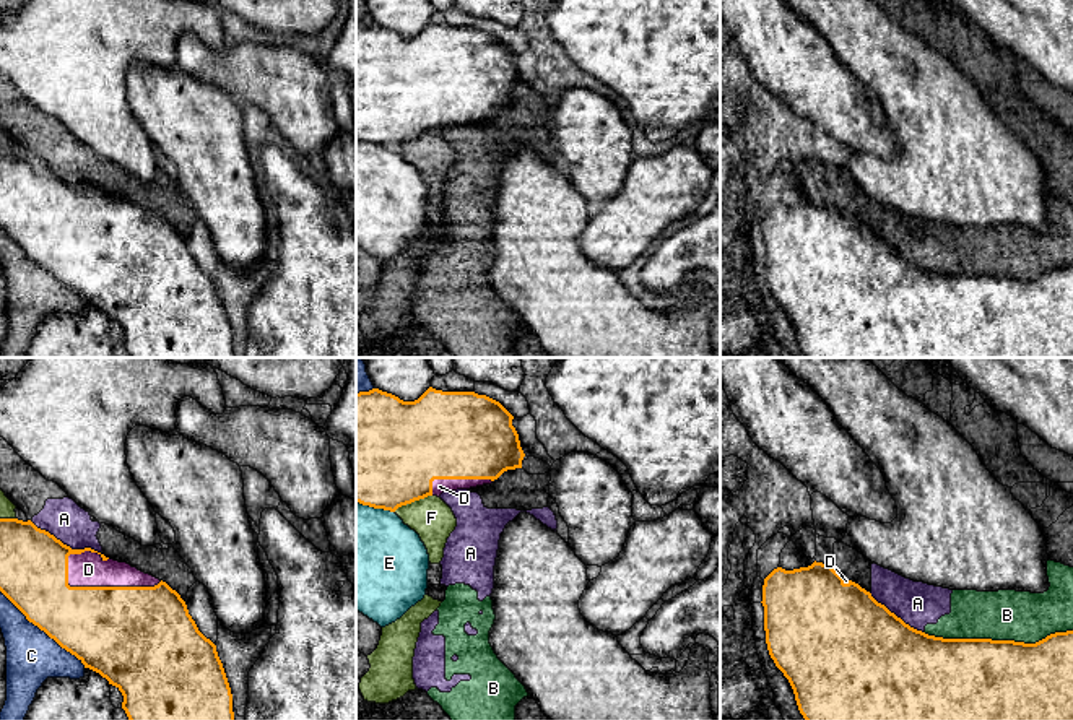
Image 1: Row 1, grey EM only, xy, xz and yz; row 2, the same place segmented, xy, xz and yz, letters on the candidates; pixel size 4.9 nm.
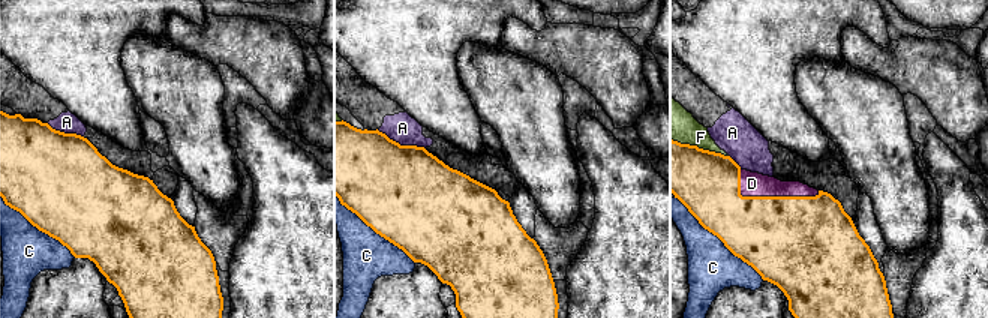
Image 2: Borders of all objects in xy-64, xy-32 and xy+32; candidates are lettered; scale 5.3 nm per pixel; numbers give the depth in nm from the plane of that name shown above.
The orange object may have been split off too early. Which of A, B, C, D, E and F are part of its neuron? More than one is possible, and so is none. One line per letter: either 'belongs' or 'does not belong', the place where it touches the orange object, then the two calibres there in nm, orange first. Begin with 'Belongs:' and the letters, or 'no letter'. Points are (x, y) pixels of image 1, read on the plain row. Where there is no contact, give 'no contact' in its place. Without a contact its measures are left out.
Belongs: D
A: does not belong | xy (65, 181) | 340/200 nm
B: does not belong | yz (997, 277) | 500/260 nm
C: does not belong | xy (43, 265) | 360/260 nm
D: belongs | xy (101, 223) | 460/170 nm
E: does not belong | xz (376, 143) | 500/500 nm
F: does not belong | xz (412, 137) | 500/200 nm

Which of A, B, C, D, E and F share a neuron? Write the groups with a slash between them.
A B / C / D / E / F

